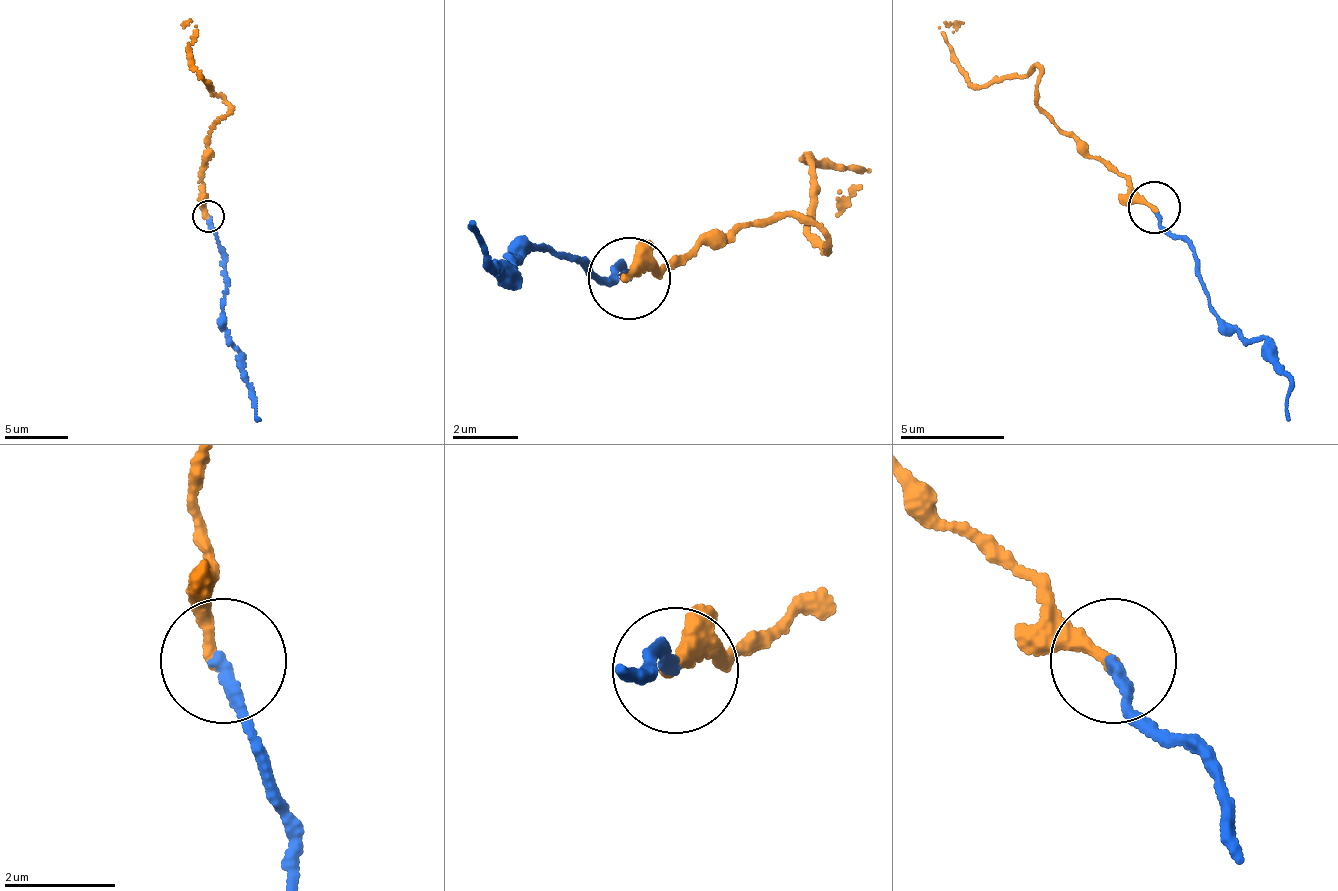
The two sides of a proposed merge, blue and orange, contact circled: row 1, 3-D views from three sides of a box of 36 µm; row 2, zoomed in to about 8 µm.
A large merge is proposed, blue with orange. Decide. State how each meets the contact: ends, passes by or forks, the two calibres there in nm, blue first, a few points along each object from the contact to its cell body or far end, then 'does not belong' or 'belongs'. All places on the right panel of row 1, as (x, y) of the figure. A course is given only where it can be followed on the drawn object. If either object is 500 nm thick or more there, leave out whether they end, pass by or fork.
blue ends; orange ends; calibres 190 and 200 nm; course blue (1156, 209), (1162, 227), (1190, 246), (1214, 316), (1244, 338), (1264, 344), (1264, 362), (1289, 380), (1290, 417); course orange (1156, 209), (1043, 110), (1034, 67), (1024, 76), (979, 88), (968, 83), (938, 29), (942, 22), (965, 25); belongs

